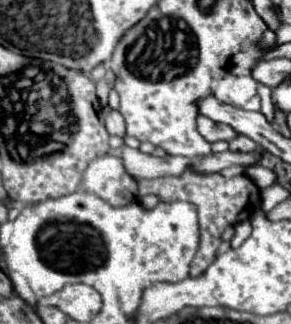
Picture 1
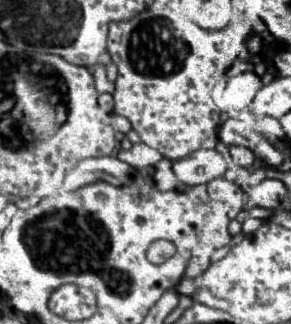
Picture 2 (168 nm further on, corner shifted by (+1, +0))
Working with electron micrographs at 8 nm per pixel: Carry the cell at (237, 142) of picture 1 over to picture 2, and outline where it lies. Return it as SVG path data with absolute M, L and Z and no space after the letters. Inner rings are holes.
M231 146L229 148L229 154L231 154L231 160L243 168L249 168L253 162L255 162L255 154L251 150L245 150L241 146Z

